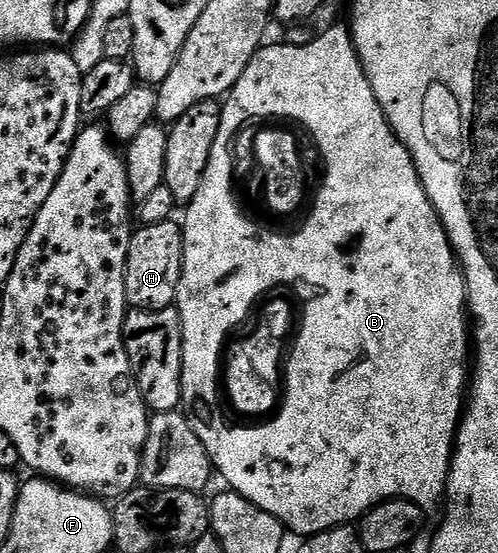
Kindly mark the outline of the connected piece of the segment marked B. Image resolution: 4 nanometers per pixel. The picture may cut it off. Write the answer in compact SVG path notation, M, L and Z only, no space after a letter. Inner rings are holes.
M346 26L331 27L320 35L316 34L308 43L300 47L267 46L260 46L259 52L249 61L245 73L241 73L237 85L231 87L229 97L222 100L221 129L217 129L217 141L213 141L213 153L209 153L209 165L205 165L205 177L201 177L201 189L197 189L197 197L193 197L193 201L186 204L187 216L181 219L183 268L177 296L177 306L183 326L181 407L187 420L193 425L193 433L201 437L201 445L205 445L207 456L211 458L211 466L217 472L218 478L220 475L227 482L224 484L230 490L245 497L253 505L257 505L257 509L265 509L265 513L277 517L288 532L296 531L297 534L303 535L302 537L310 537L328 531L330 527L354 524L362 519L365 512L372 511L377 504L387 503L391 499L408 499L424 509L435 507L438 503L440 506L444 502L447 478L451 472L451 454L455 451L455 435L459 431L465 400L469 395L469 360L473 355L473 335L469 330L467 282L463 276L463 269L459 266L459 260L451 248L443 222L439 220L435 206L425 193L413 157L393 133L373 93L373 85L369 85L365 77L359 54L355 51L355 44L351 42L350 30ZM260 115L267 119L265 121L290 121L302 125L321 156L322 170L323 167L327 170L323 175L323 184L315 195L315 204L312 205L303 228L293 232L292 235L278 235L275 231L266 231L265 228L258 227L239 208L238 201L231 196L231 184L235 181L235 159L231 156L231 146L234 145L239 130L251 118L257 119ZM279 279L287 279L292 285L308 283L309 286L323 291L323 295L317 296L312 303L306 304L303 312L305 325L301 325L301 333L295 337L297 355L293 360L294 375L291 379L291 399L287 399L287 411L283 411L283 419L279 419L279 423L271 423L271 427L263 427L263 431L227 431L227 427L223 427L223 419L219 419L219 411L215 411L215 355L219 355L219 343L223 343L223 335L227 335L227 327L239 321L237 313L226 313L226 311L229 305L240 306L247 297L263 291L263 287L271 287L271 283L279 283Z

